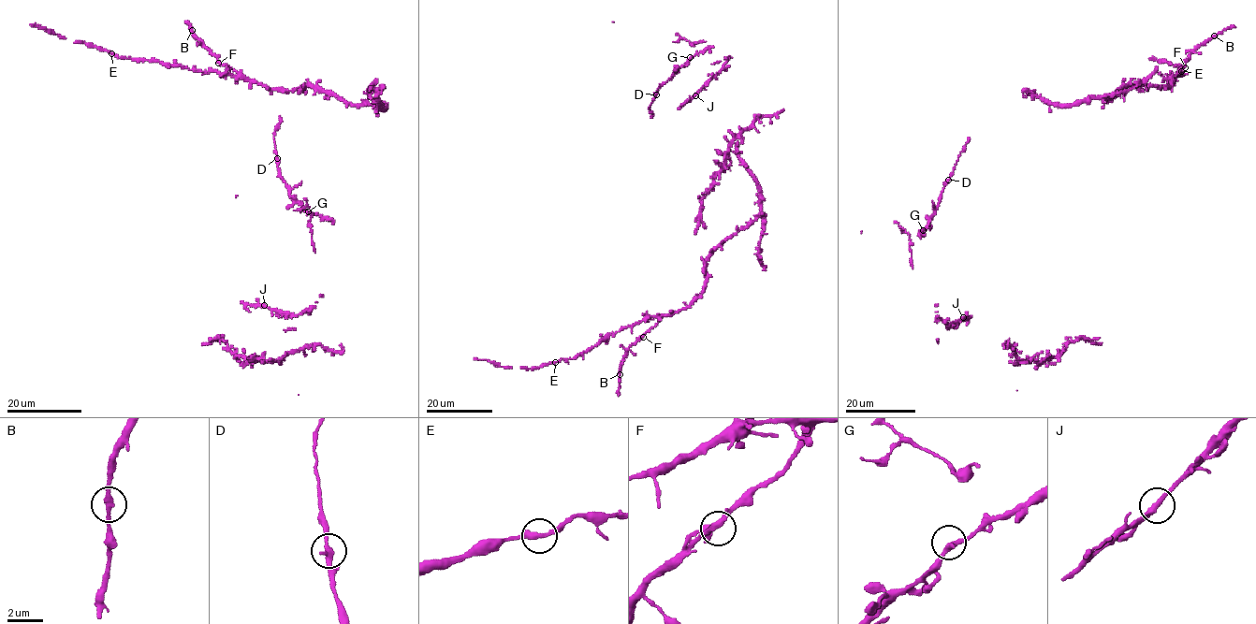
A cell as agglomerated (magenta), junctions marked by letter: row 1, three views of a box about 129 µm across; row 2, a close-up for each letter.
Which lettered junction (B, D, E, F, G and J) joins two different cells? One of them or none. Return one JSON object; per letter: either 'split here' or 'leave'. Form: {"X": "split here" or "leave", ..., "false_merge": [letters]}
{"B": "leave", "D": "leave", "E": "leave", "F": "leave", "G": "leave", "J": "leave", "false_merge": []}

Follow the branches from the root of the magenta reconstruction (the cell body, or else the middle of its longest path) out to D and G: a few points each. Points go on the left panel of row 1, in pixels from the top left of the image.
D: (281, 117), (273, 135), (277, 158)
G: (281, 117), (273, 135), (280, 177), (285, 183), (288, 196), (308, 211)

